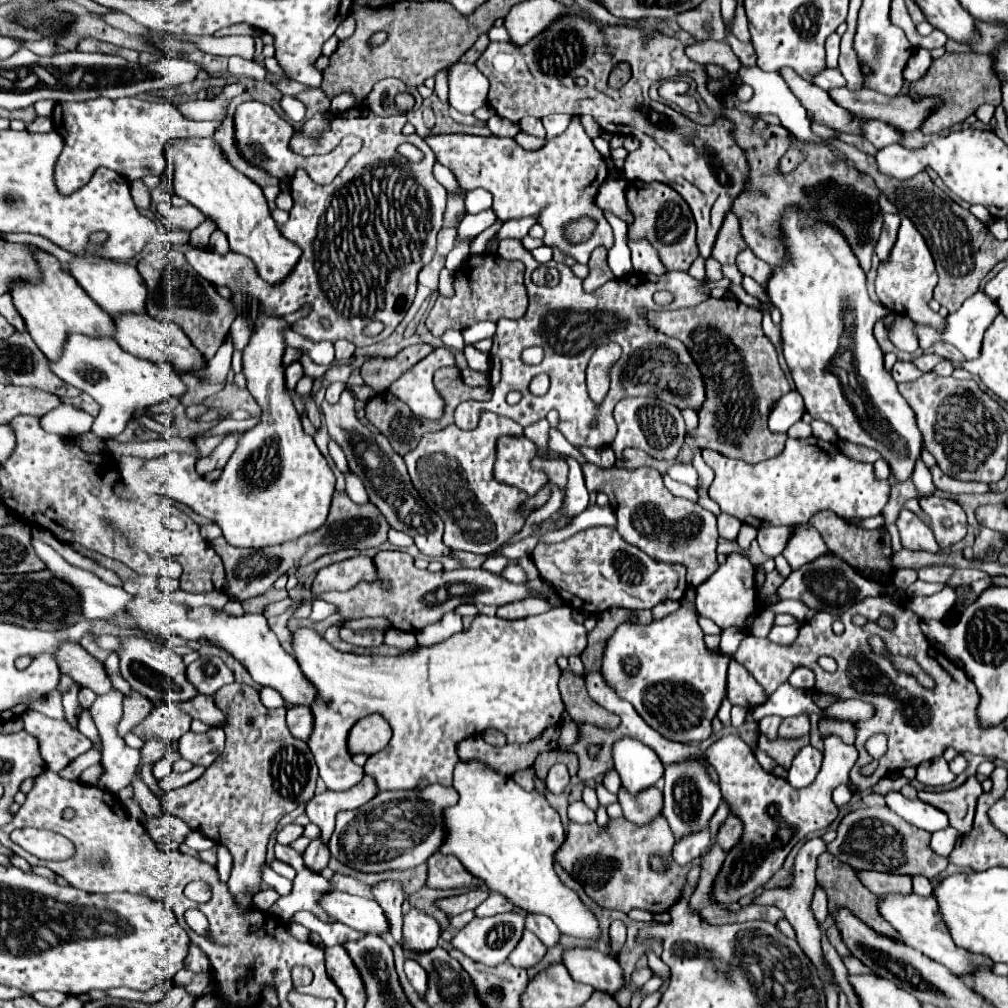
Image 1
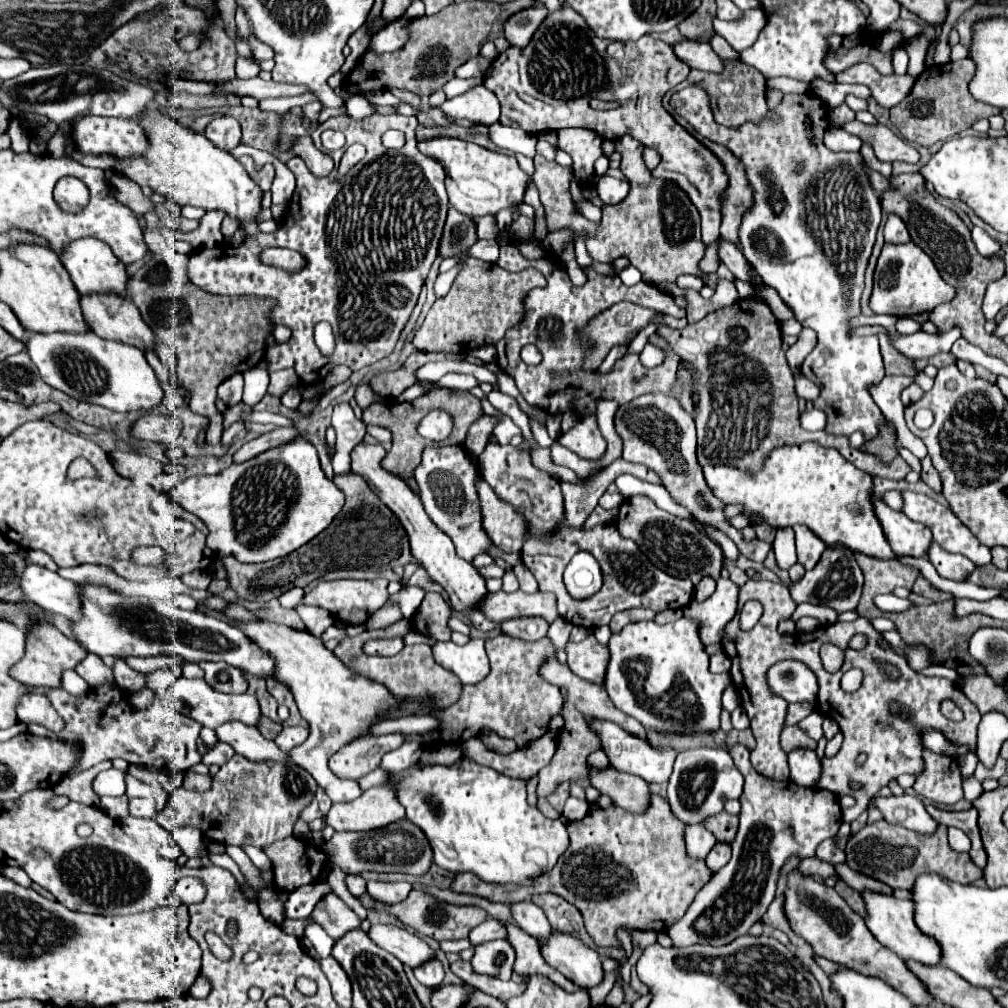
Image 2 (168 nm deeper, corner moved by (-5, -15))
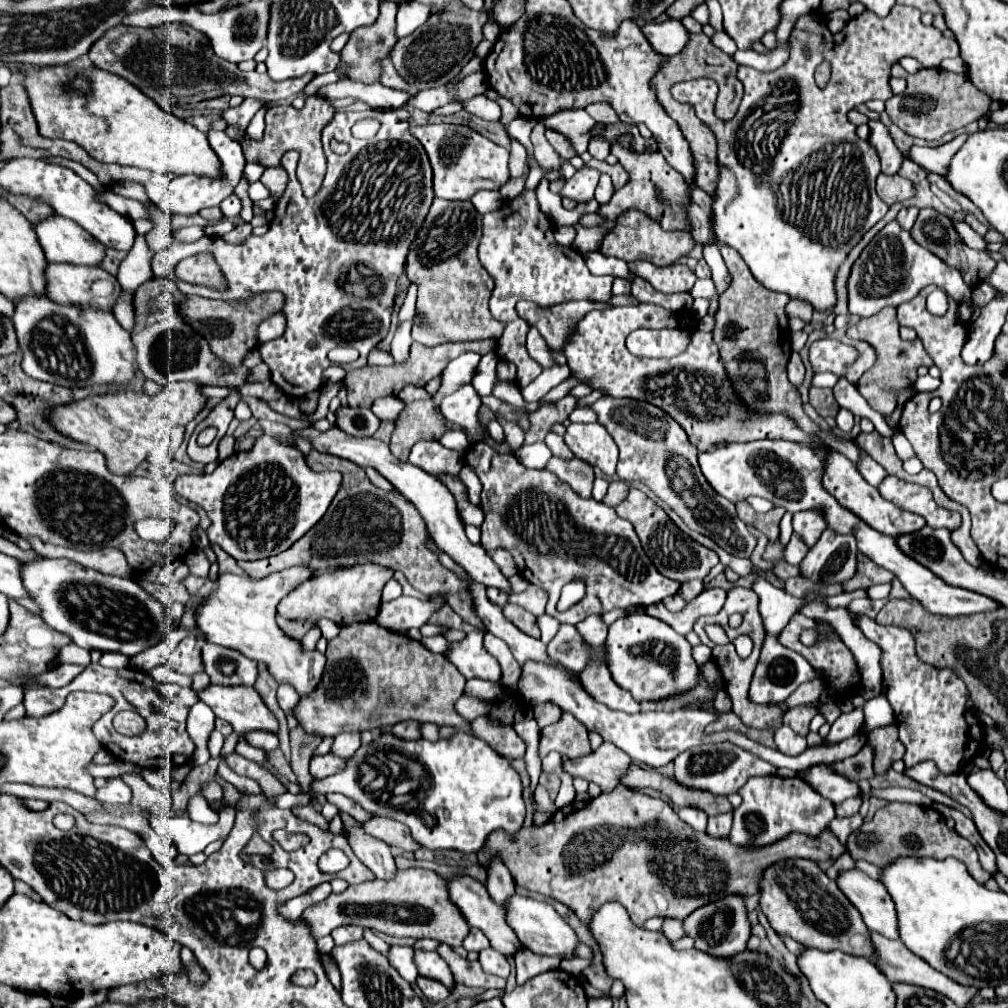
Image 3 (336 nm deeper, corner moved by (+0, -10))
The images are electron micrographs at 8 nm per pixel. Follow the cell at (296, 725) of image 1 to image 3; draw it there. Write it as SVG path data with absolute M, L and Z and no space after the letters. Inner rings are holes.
M249 731L245 735L245 741L257 749L265 749L265 751L271 751L279 745L279 739L277 735L273 733L267 733L267 731Z

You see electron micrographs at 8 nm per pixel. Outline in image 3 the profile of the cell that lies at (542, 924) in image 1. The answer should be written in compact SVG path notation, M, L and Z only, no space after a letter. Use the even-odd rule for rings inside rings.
M499 855L491 857L489 865L487 865L487 883L485 883L491 899L501 905L501 899L505 899L505 895L513 895L515 893L515 881L509 873L509 869L505 867L503 859Z

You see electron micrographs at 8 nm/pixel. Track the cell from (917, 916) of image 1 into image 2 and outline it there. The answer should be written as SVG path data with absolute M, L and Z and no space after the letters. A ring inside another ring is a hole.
M864 892L862 894L866 908L868 908L868 930L874 934L874 938L886 946L888 950L896 952L902 960L916 960L924 966L938 966L942 964L942 948L940 944L924 934L916 922L914 922L914 902L912 900L898 900L894 896L884 896L878 892Z

